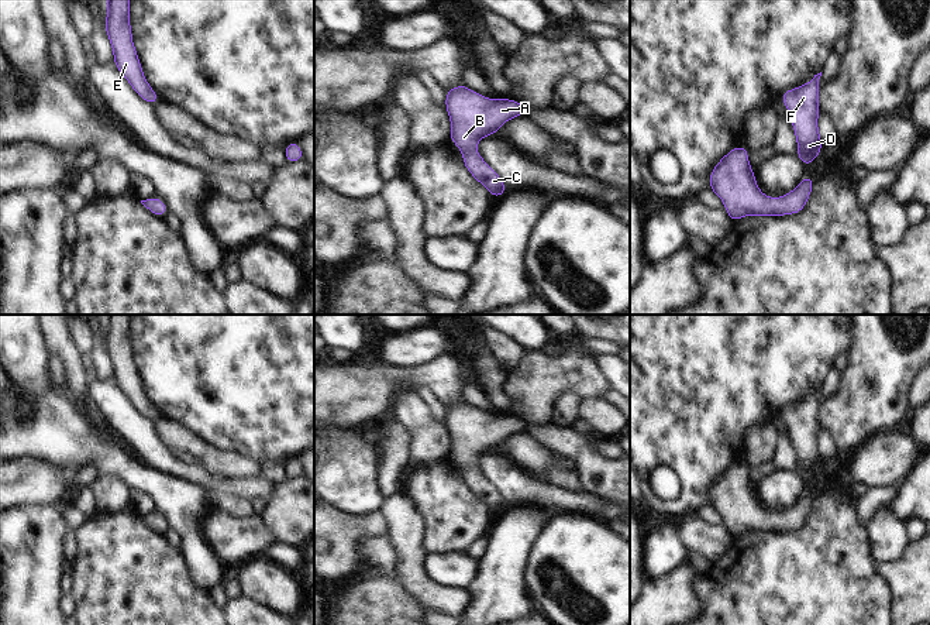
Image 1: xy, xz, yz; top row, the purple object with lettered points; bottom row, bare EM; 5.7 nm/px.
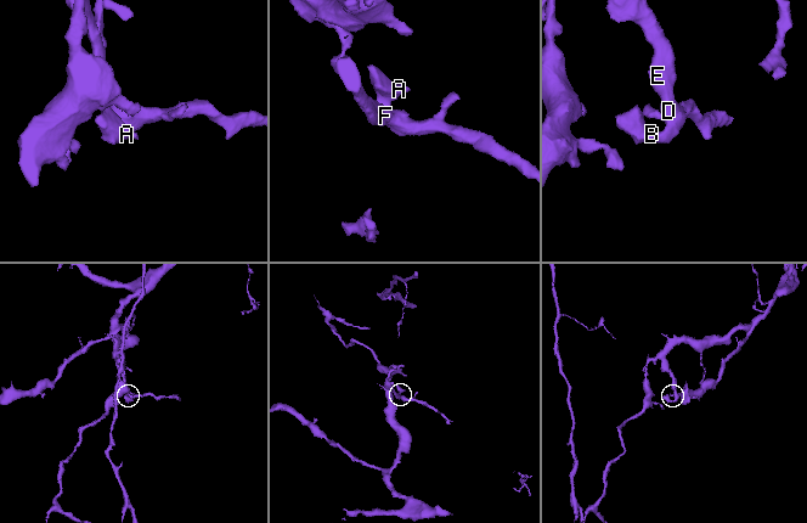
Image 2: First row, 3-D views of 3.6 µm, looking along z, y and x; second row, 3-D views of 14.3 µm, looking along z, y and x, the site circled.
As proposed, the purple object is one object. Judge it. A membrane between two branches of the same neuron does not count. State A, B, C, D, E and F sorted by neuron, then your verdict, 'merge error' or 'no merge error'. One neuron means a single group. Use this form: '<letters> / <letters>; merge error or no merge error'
A B C D E F; no merge error

